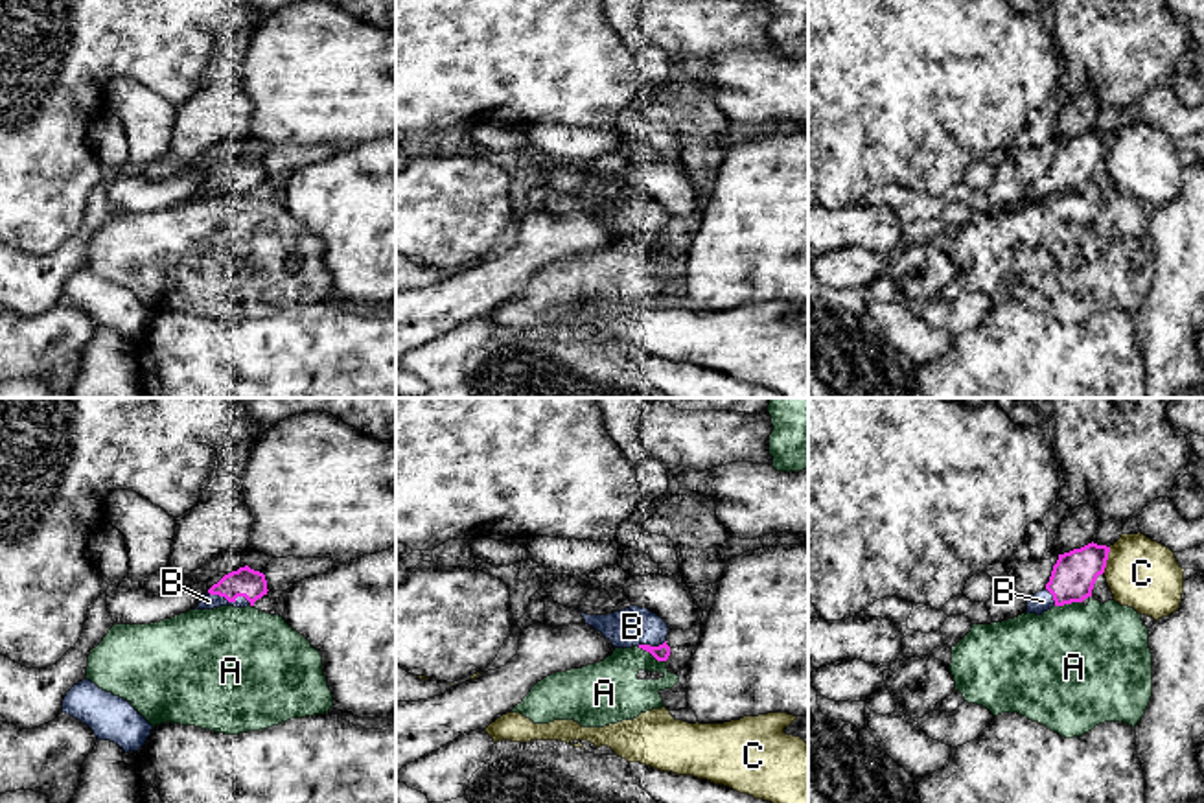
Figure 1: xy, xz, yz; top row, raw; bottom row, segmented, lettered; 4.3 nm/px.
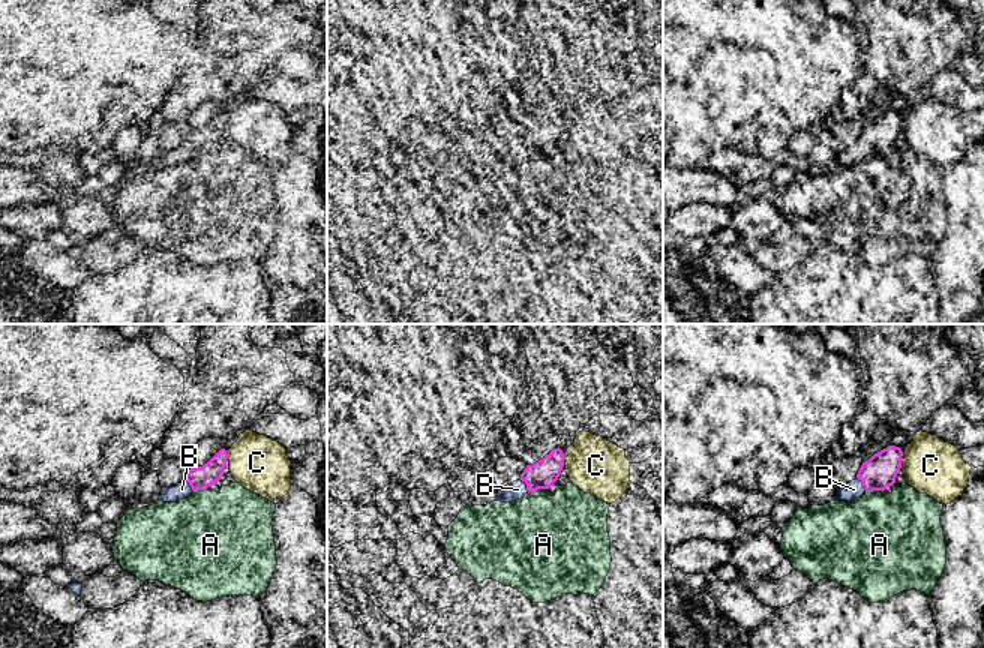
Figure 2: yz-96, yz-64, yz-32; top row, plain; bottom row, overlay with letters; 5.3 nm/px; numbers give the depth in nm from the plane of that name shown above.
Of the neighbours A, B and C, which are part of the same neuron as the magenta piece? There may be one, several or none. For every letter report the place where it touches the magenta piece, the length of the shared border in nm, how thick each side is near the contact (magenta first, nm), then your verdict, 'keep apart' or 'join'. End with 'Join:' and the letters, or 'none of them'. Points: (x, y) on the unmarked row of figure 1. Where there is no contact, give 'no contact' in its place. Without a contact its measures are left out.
A: xz (652, 242) | 140 nm | 70/280 nm | keep apart
B: xy (231, 188) | 200 nm | 130/70 nm | join
C: yz (1107, 146) | 130 nm | 190/300 nm | keep apart
Join: B

